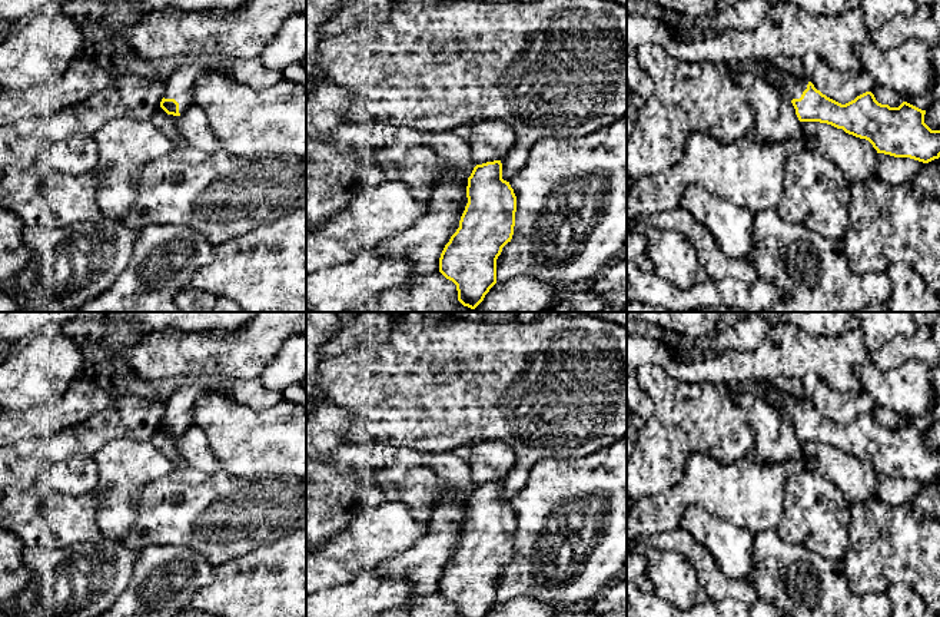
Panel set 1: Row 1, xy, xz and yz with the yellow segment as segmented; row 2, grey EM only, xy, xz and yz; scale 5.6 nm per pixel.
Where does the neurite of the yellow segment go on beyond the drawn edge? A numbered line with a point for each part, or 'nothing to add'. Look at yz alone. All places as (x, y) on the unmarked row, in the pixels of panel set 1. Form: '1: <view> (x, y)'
1: yz (787, 397)

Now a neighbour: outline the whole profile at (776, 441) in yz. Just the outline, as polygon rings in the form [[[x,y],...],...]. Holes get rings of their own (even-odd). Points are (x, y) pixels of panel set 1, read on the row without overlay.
[[[730,391],[728,395],[744,409],[754,429],[753,451],[757,461],[781,464],[803,455],[795,429],[778,405],[768,404],[750,392]]]

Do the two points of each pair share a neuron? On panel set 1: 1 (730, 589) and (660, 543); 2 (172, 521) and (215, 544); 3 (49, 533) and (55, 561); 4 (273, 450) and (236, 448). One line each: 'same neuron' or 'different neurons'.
1: same neuron
2: same neuron
3: different neurons
4: same neuron

